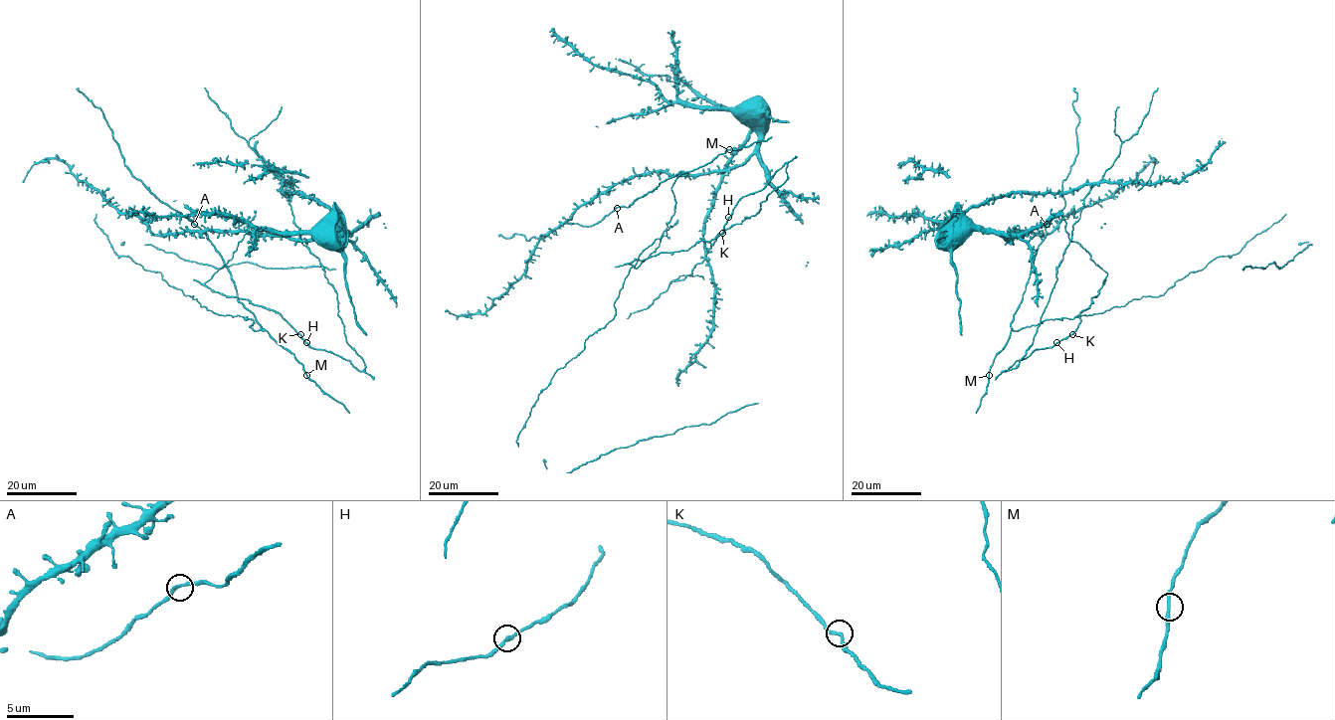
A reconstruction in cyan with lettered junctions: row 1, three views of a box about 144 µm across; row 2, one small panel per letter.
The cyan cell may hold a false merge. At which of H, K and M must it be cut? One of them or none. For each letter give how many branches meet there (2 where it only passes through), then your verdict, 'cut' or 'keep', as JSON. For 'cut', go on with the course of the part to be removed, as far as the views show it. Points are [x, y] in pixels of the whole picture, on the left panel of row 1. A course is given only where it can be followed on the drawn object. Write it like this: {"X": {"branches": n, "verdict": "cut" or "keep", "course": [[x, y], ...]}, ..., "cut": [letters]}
{"H": {"branches": 2, "verdict": "keep"}, "K": {"branches": 2, "verdict": "keep"}, "M": {"branches": 2, "verdict": "keep"}, "cut": []}

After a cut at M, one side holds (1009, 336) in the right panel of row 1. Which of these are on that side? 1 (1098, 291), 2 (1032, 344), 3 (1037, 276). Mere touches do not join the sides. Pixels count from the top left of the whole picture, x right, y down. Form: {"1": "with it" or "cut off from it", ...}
{"1": "cut off from it", "2": "cut off from it", "3": "cut off from it"}

